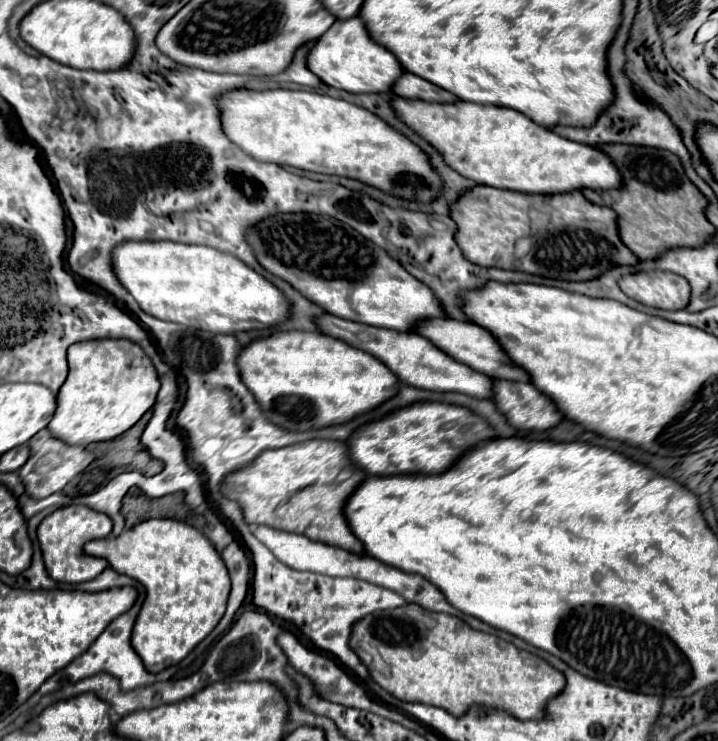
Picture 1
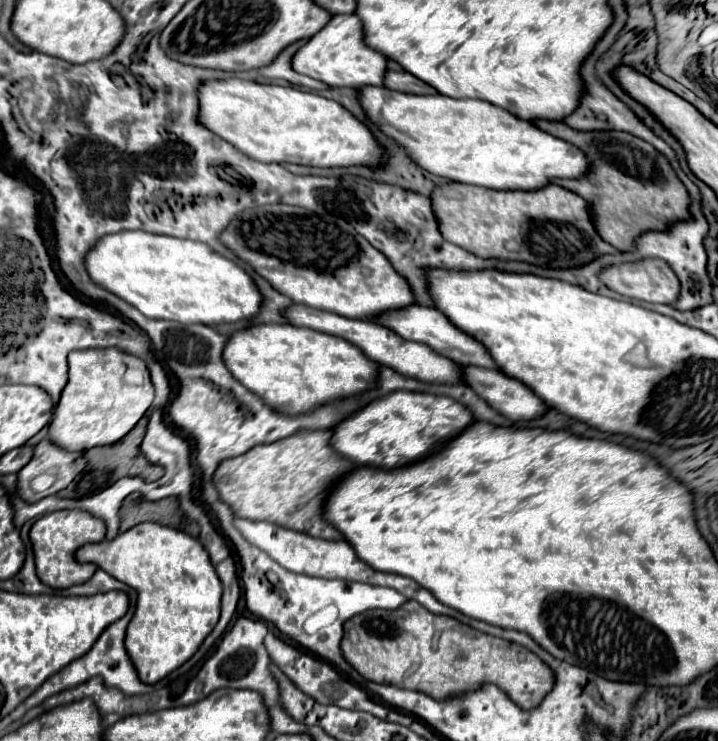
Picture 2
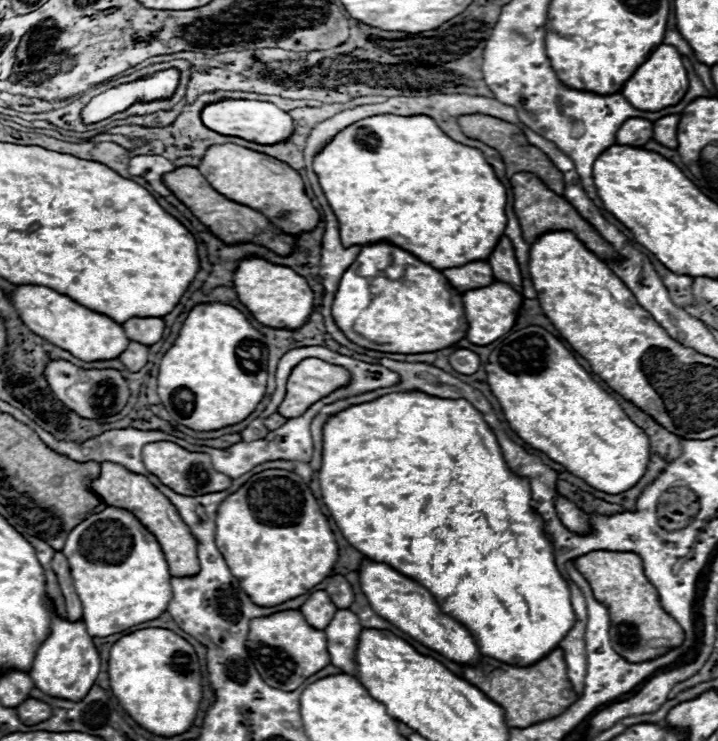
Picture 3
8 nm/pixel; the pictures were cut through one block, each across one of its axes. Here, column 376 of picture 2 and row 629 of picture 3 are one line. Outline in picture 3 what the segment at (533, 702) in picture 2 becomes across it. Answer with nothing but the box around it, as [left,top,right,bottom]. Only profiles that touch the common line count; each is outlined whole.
[572,550,684,664]

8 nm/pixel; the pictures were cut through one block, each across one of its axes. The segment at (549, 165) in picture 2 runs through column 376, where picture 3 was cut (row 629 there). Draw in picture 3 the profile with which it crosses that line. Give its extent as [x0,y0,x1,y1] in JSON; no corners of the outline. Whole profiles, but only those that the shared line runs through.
[62,506,172,636]

